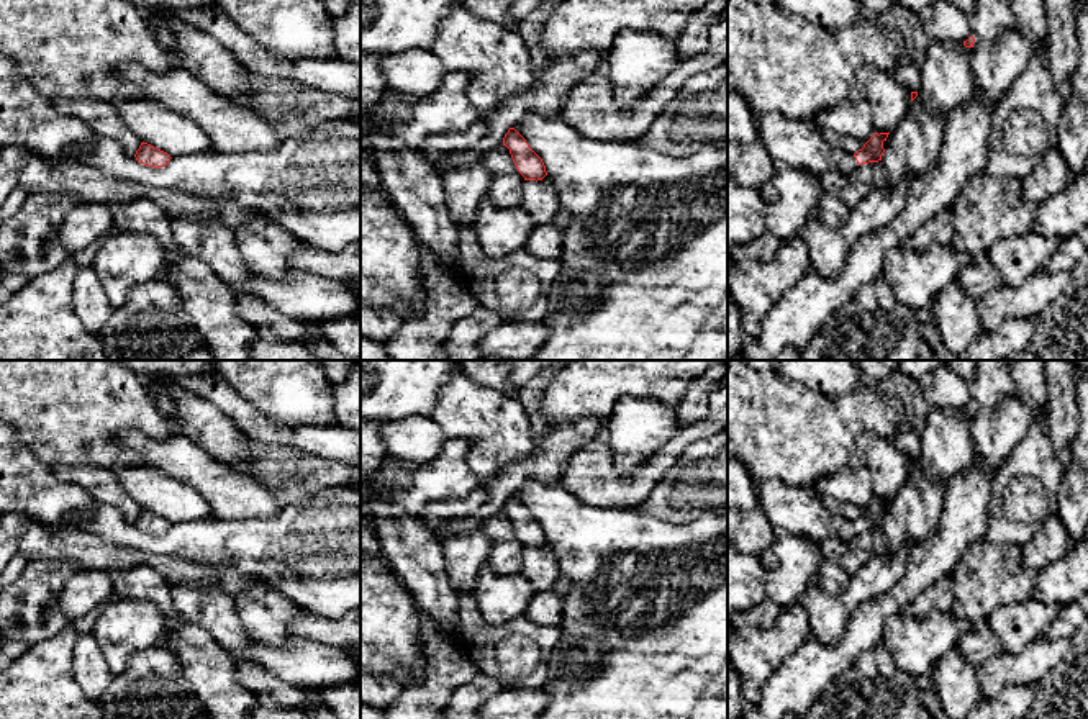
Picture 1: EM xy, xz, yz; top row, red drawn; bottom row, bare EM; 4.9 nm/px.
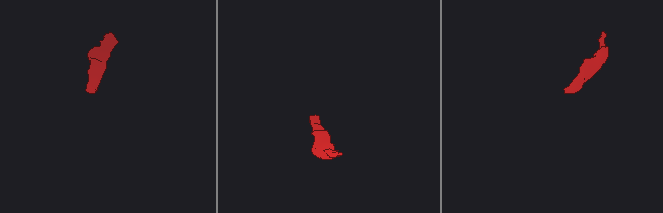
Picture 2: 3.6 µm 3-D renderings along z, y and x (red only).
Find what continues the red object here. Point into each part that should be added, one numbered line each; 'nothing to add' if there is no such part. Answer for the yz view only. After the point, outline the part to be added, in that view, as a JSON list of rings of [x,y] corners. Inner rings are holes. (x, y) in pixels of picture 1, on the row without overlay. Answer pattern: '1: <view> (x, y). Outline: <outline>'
1: yz (798, 510). Outline: [[[772,480],[757,485],[757,506],[778,531],[805,536],[816,544],[837,536],[850,542],[857,534],[854,521],[826,508],[816,486],[790,486]]]

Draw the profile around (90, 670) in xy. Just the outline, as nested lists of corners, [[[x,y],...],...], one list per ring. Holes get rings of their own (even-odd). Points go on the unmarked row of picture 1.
[[[80,634],[74,649],[74,678],[84,693],[98,704],[115,675],[95,640],[93,634]]]

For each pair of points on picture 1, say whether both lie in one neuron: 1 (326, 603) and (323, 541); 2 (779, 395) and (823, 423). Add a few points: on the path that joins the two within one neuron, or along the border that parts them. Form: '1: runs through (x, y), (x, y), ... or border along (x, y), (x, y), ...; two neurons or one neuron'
1: runs through (326, 588), (326, 562), (323, 556); one neuron
2: runs through (790, 406), (806, 423), (811, 423); one neuron

